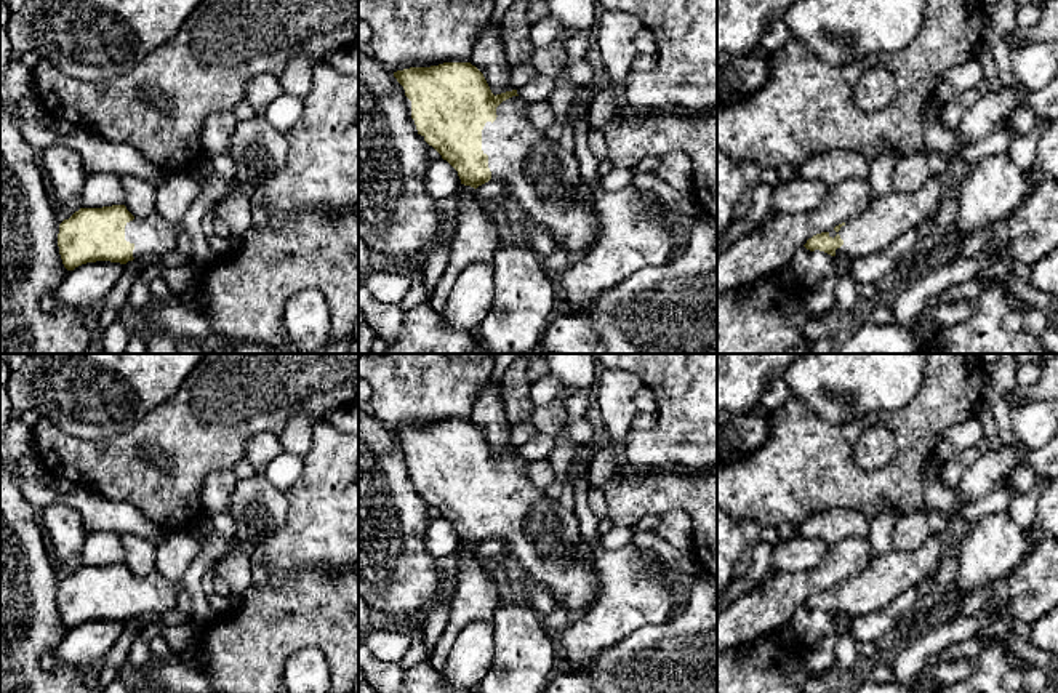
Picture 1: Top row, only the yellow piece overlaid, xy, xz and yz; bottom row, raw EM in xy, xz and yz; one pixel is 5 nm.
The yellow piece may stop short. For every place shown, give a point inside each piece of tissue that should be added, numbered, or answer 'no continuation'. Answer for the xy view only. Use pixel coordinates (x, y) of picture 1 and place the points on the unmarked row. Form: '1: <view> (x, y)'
1: xy (154, 592)
2: xy (31, 626)

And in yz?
1: yz (885, 576)

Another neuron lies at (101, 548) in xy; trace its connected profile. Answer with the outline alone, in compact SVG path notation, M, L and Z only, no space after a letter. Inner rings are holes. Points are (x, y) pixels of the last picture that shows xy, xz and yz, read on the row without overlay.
M88 531L80 560L83 567L125 563L122 536L114 531Z

